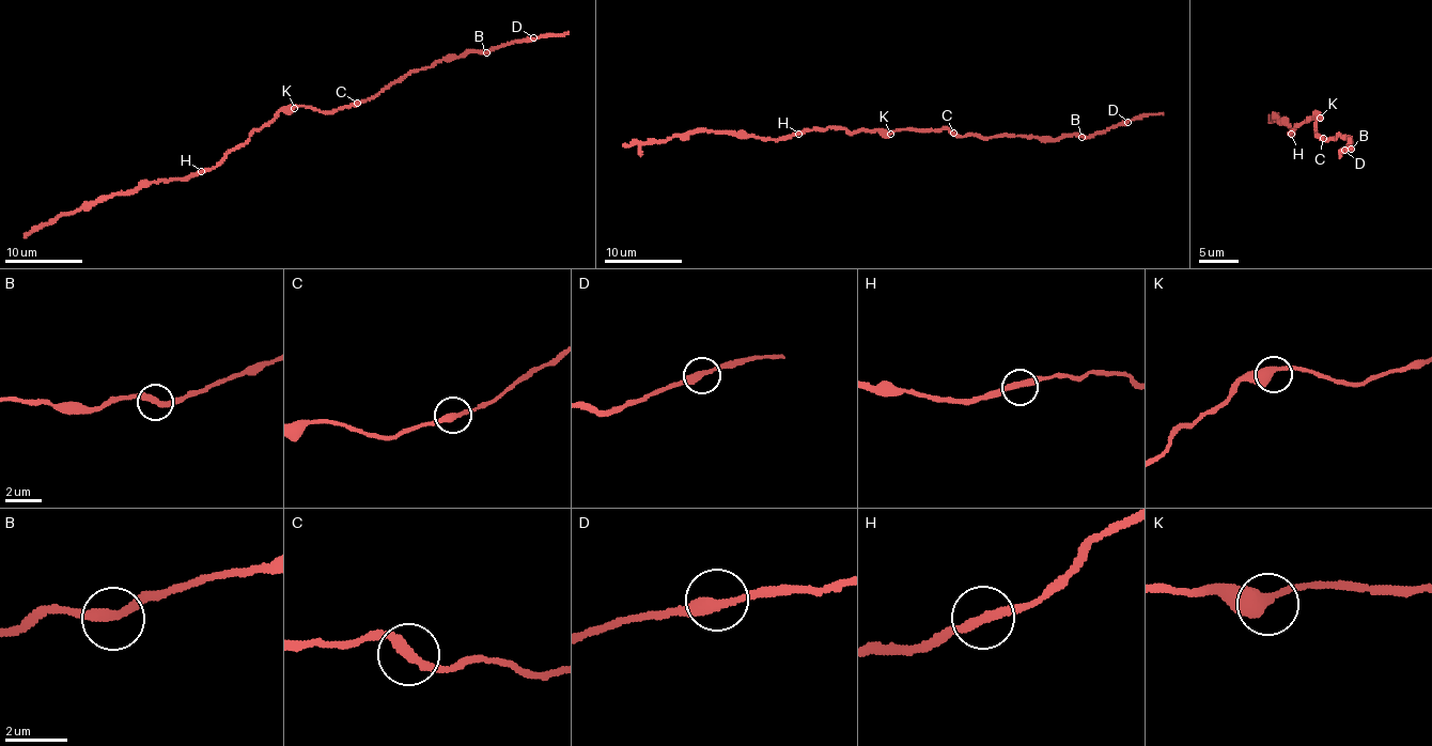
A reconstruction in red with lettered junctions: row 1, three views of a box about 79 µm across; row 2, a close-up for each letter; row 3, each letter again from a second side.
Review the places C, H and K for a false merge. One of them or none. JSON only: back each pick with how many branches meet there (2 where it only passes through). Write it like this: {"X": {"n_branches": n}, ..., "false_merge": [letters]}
{"false_merge": []}

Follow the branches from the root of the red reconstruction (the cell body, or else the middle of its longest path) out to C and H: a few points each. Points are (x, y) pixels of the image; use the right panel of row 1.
C: (1318, 111), (1317, 136), (1323, 138)
H: (1318, 111), (1309, 120), (1294, 124), (1291, 134)

